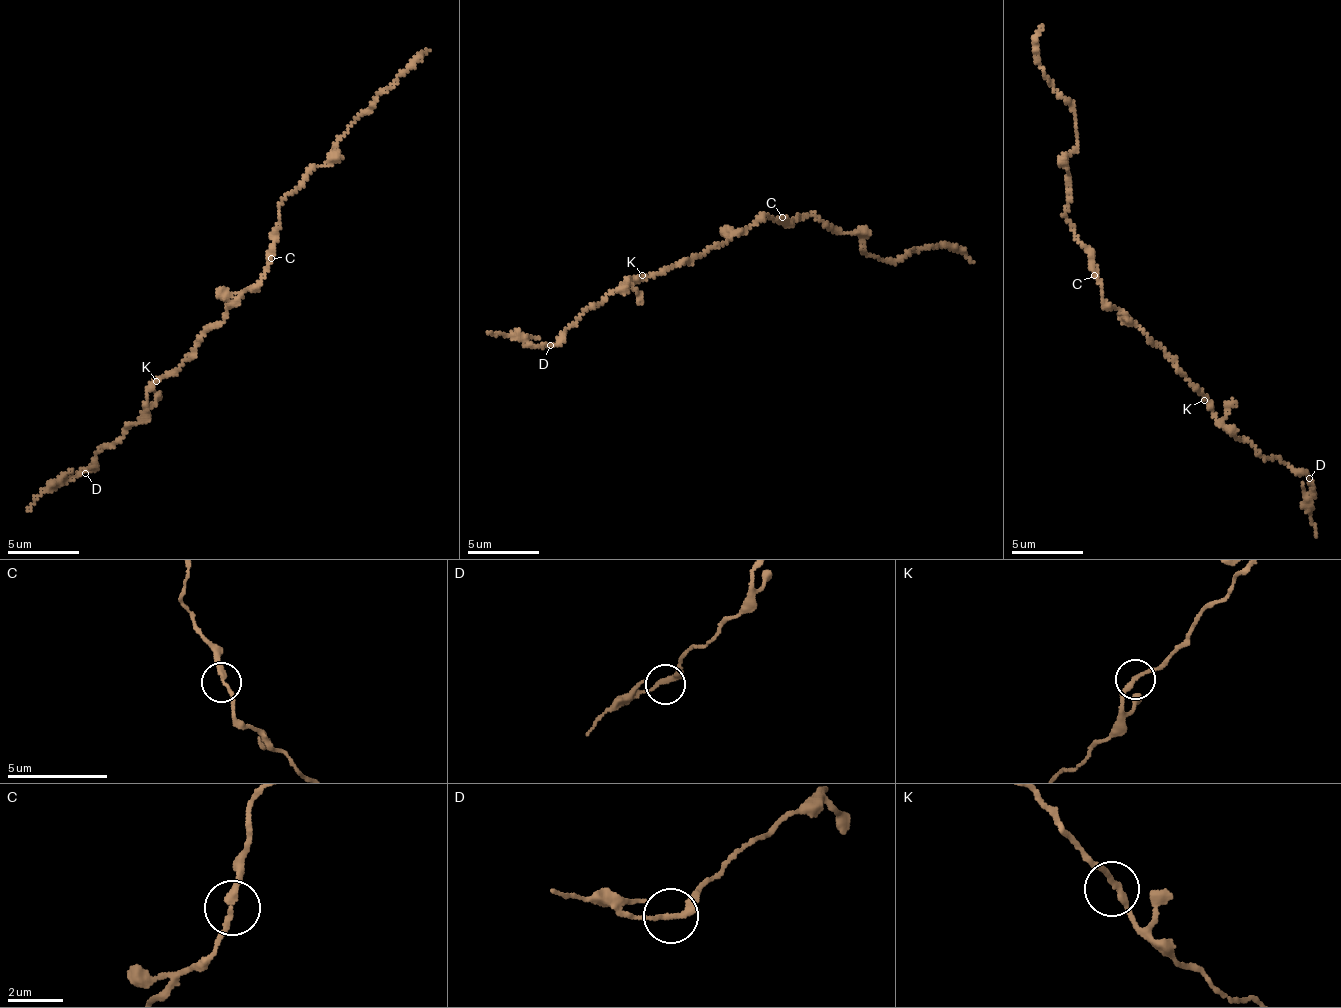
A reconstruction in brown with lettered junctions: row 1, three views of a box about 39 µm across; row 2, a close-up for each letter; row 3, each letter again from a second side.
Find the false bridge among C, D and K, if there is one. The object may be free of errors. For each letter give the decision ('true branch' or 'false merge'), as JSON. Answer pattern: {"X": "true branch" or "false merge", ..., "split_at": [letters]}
{"C": "true branch", "D": "false merge", "K": "true branch", "split_at": ["D"]}

